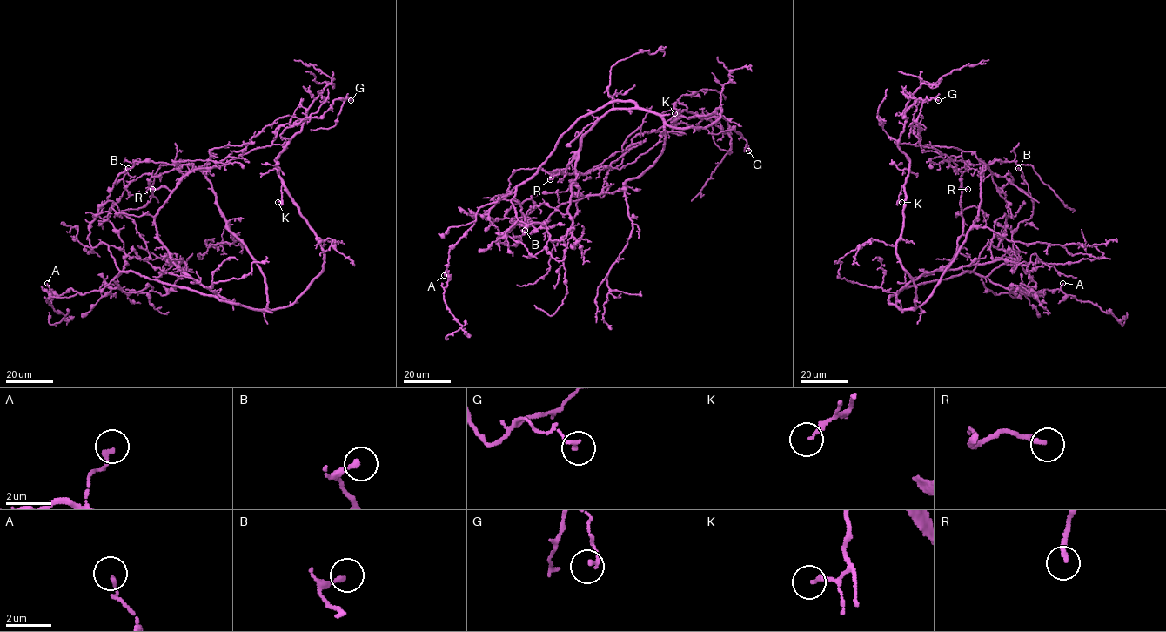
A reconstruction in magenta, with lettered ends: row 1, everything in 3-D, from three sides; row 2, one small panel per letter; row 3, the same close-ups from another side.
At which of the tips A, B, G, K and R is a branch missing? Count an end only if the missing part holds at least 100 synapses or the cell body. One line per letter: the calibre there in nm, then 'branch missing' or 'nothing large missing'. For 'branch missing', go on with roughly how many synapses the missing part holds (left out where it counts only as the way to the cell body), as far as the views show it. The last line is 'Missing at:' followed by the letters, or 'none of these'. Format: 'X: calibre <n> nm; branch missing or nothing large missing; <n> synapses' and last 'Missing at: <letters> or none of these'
A: calibre 180 nm; nothing large missing
B: calibre 200 nm; nothing large missing
G: calibre 150 nm; nothing large missing
K: calibre 200 nm; nothing large missing
R: calibre 220 nm; nothing large missing
Missing at: none of these

